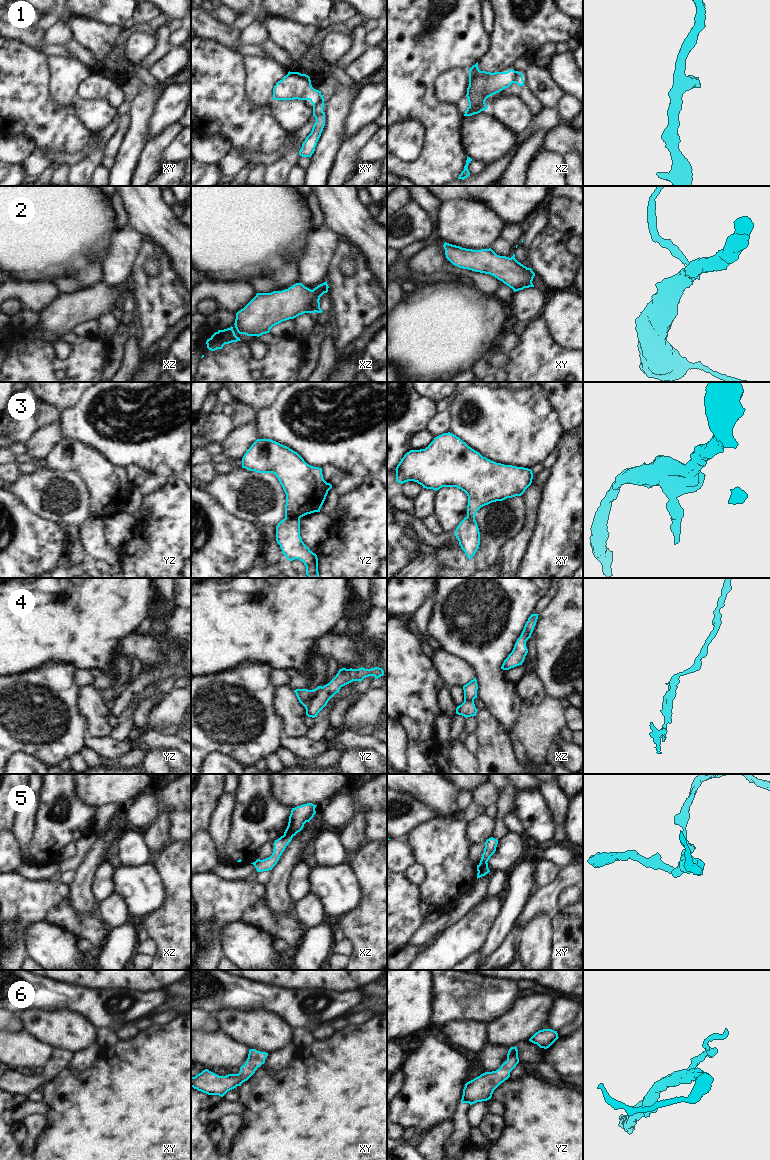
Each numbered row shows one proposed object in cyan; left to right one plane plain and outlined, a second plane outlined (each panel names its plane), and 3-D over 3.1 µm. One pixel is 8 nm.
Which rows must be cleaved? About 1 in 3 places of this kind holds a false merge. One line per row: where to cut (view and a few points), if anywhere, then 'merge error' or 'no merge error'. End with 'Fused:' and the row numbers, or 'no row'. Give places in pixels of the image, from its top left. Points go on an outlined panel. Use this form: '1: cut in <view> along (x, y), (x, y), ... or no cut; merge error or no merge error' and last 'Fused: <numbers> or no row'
1: cut in xz along (515, 71), (512, 82); merge error
2: cut in xz along (318, 300), (315, 311); merge error
3: cut in yz along (285, 517), (299, 519); merge error
4: cut in yz along (322, 687), (312, 700), (306, 714); merge error
5: cut in xz along (284, 834), (292, 836); merge error
6: no cut; no merge error
Fused: 1, 2, 3, 4, 5

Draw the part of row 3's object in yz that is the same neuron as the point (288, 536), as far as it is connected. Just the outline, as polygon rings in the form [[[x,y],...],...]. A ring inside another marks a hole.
[[[284,518],[276,526],[276,541],[286,559],[299,559],[306,566],[308,578],[319,578],[318,558],[302,541],[300,519]]]

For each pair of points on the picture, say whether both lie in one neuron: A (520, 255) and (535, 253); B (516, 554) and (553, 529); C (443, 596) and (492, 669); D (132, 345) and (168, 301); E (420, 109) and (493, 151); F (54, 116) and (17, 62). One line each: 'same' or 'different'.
A: different
B: different
C: same
D: different
E: different
F: same

